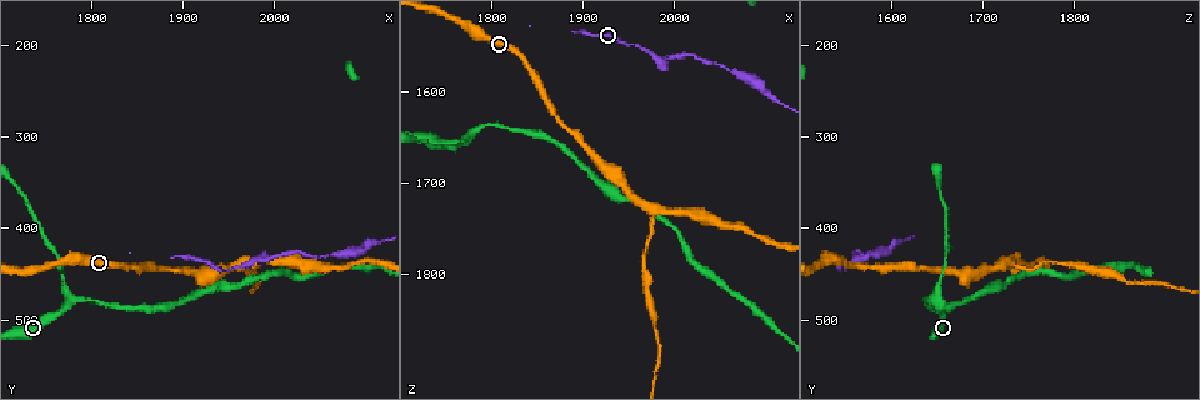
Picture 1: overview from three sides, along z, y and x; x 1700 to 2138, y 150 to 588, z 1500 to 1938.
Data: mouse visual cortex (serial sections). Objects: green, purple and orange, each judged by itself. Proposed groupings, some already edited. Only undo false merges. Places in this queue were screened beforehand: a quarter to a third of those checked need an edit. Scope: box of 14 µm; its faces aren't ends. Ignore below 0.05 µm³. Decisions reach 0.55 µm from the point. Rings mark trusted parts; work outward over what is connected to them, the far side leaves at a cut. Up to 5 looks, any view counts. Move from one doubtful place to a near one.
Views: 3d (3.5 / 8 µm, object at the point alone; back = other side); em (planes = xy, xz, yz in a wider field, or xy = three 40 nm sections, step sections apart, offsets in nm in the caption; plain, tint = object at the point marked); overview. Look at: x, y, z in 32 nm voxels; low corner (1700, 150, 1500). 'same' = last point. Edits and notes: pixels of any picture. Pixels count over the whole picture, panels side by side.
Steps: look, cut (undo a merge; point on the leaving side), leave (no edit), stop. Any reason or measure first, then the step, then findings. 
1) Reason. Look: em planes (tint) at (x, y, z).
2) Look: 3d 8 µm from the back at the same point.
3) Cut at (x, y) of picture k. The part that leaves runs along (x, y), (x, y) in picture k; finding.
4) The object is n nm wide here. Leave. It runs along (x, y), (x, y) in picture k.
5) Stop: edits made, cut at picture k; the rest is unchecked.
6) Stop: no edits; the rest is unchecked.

Two arms in line, one across. Look: 3d 8 µm from the back at (1775, 480, 1650).

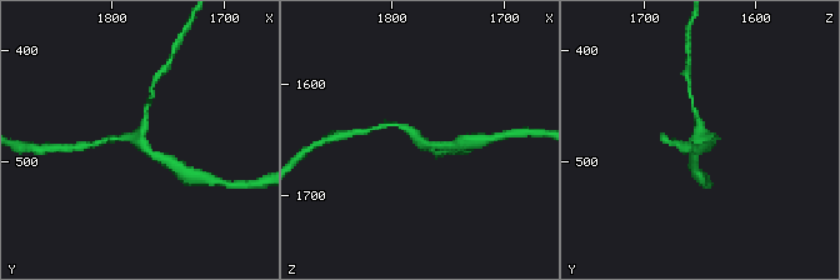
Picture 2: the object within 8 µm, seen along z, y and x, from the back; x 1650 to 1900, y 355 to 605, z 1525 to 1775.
Zoom in. Look: 3d 3.5 µm at (1776, 482, 1652).

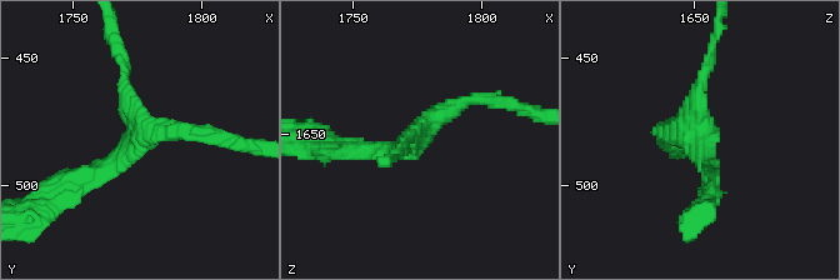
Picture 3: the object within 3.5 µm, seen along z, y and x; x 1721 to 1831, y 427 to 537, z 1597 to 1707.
3 arms meet here; the arms are 200, 200, 200 nm wide. Look: em xy step 3 (tint) at (1776, 482, 1651).

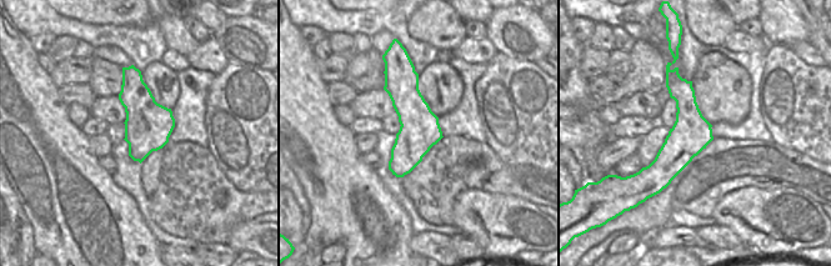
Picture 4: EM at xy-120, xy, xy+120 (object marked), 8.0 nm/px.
Cut at (701, 74) of picture 3. The part that leaves runs along (699, 129), (696, 90), (715, 33) in picture 3; two cells meet here.

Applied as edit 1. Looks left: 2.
Sudden change in width. Look: 3d 3.5 µm at (1960, 445, 1550).

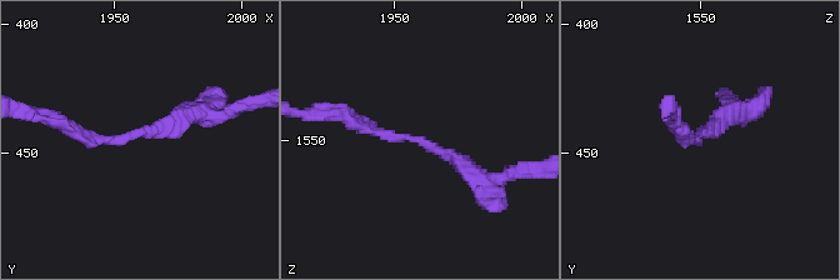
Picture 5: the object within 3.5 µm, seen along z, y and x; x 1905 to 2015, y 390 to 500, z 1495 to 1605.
Look: em planes (tint) at (1958, 444, 1550).

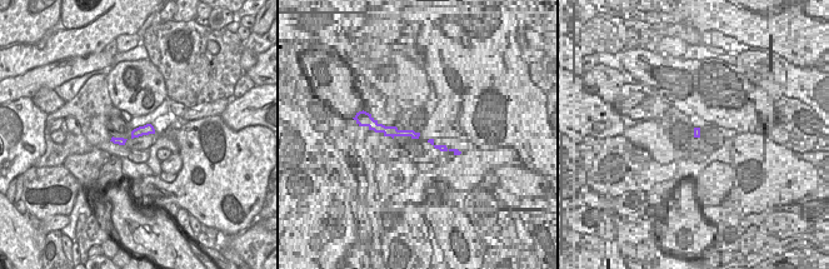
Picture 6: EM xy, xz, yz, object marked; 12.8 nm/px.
Leave. It runs along (340, 113), (385, 135), (416, 138), (478, 180) in picture 5; all the same cell.

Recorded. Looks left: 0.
Stop: edits made, cut at picture 3; the rest is unchecked.

